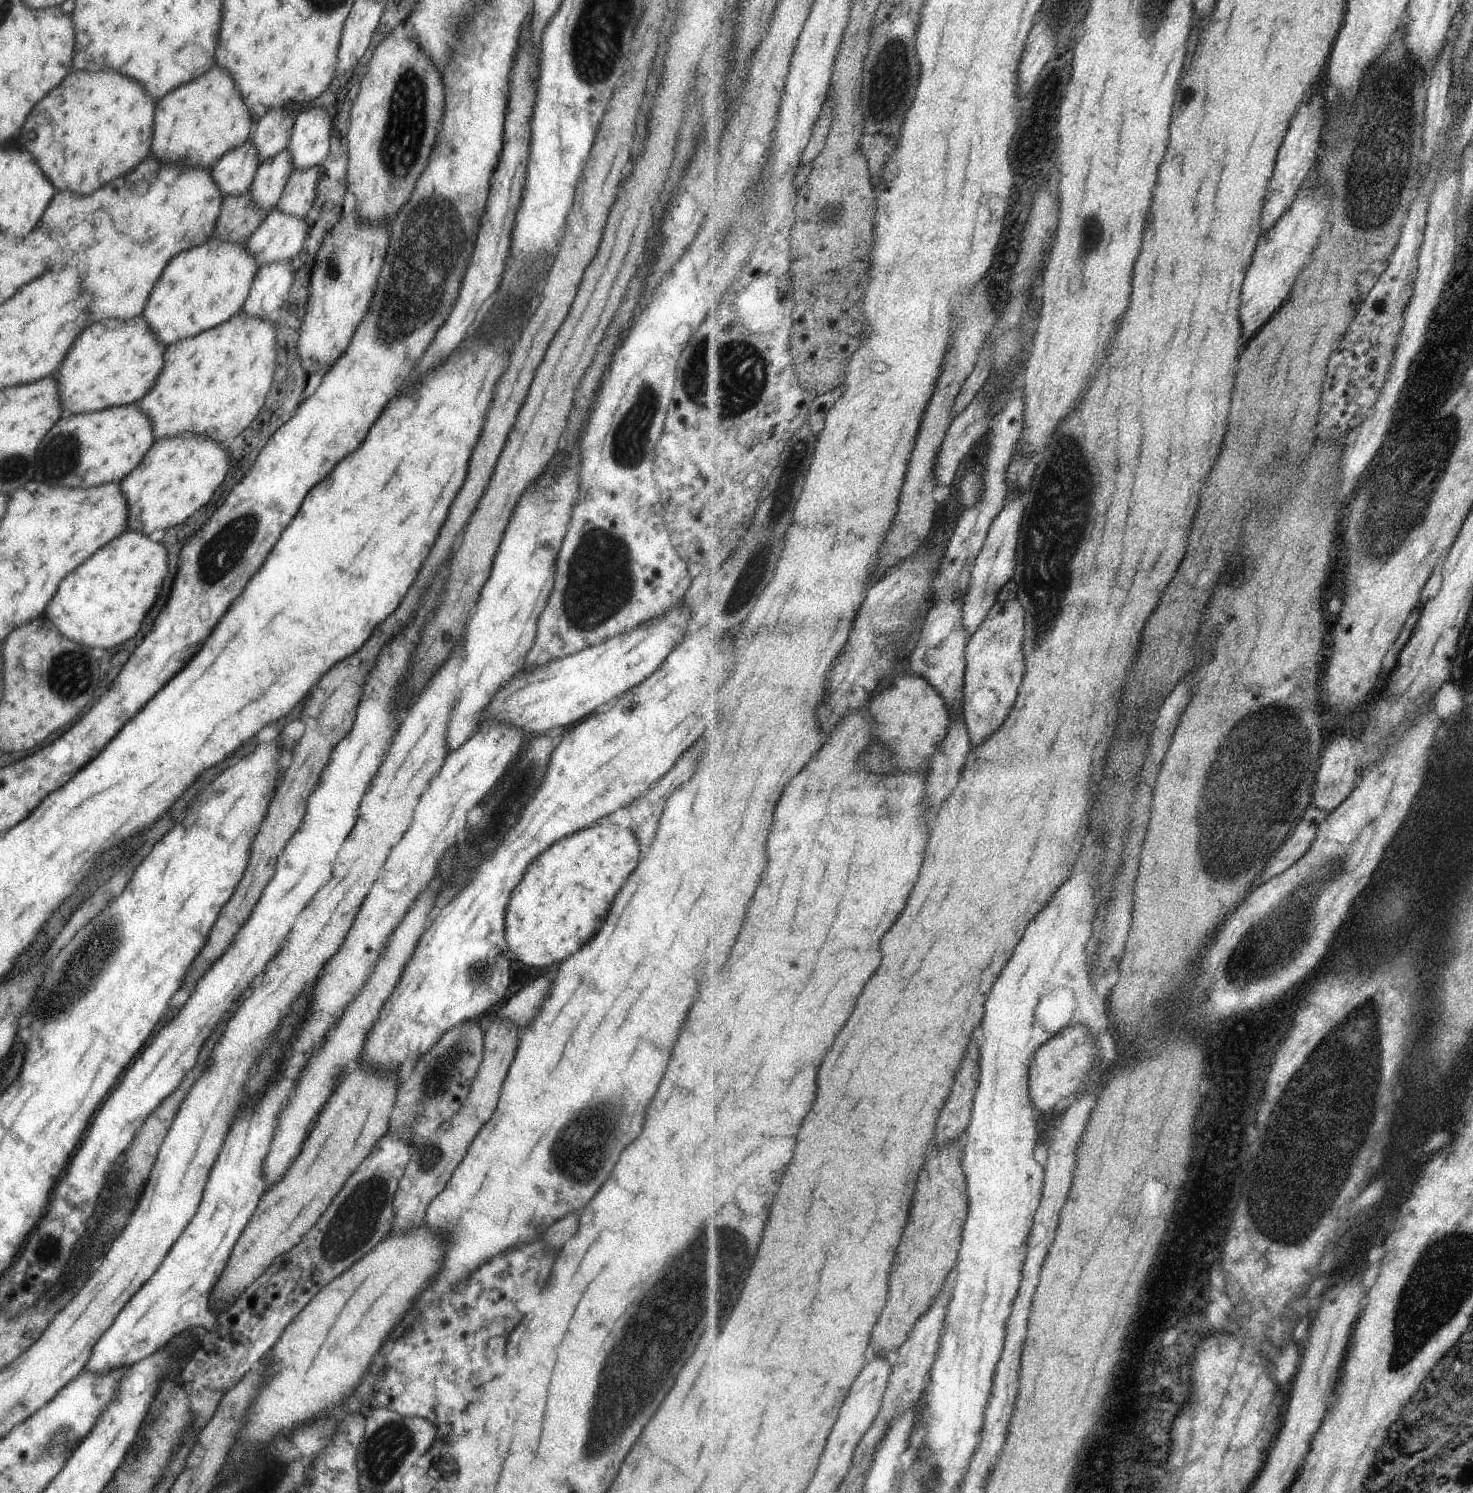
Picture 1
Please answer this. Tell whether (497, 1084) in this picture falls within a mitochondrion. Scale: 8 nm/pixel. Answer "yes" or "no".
no

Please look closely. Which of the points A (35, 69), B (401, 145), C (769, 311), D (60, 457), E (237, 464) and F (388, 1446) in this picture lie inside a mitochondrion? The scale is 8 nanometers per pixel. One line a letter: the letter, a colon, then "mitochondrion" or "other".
A: other
B: mitochondrion
C: other
D: mitochondrion
E: other
F: mitochondrion

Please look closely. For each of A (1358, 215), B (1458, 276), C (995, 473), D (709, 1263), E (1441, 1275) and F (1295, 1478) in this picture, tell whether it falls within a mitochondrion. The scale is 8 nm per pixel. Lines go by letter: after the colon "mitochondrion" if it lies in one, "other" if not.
A: mitochondrion
B: other
C: other
D: mitochondrion
E: mitochondrion
F: other

